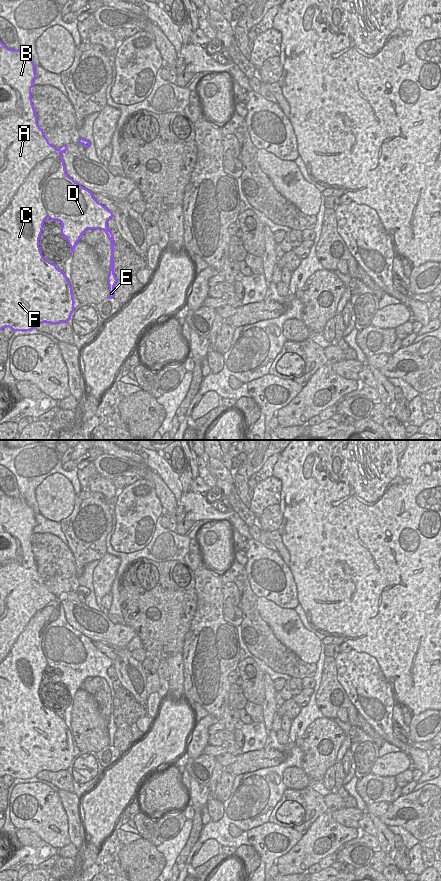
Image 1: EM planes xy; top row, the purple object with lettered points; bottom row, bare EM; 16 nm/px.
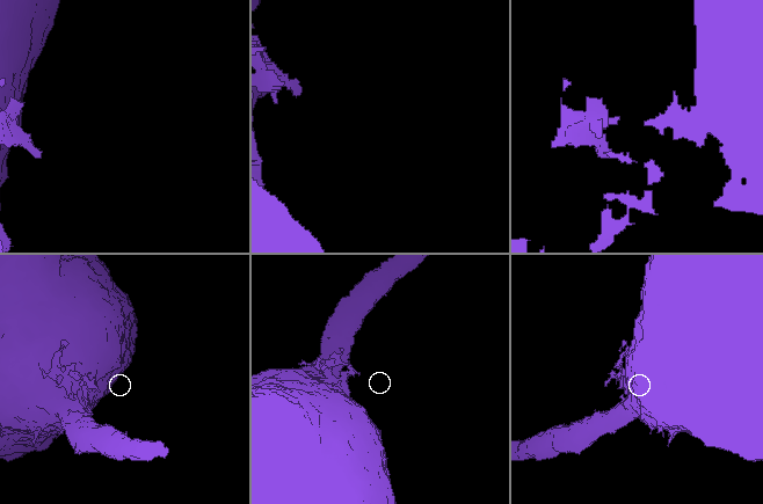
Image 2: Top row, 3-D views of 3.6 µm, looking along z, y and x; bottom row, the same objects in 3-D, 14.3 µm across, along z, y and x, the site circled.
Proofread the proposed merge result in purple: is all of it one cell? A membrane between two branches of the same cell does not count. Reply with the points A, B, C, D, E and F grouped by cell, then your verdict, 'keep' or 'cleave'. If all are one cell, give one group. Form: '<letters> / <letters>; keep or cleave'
A B C F / D E; cleave

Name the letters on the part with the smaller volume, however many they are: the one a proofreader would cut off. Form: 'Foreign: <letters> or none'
Foreign: D, E

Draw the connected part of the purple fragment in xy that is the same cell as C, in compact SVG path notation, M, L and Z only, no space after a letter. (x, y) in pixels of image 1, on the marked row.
M0 41L0 330L9 327L13 331L30 331L44 322L67 322L74 311L72 287L64 272L42 255L39 238L48 217L42 202L45 190L74 190L80 184L66 173L61 153L67 146L57 149L51 145L37 123L31 99L35 69L23 51L9 49Z

